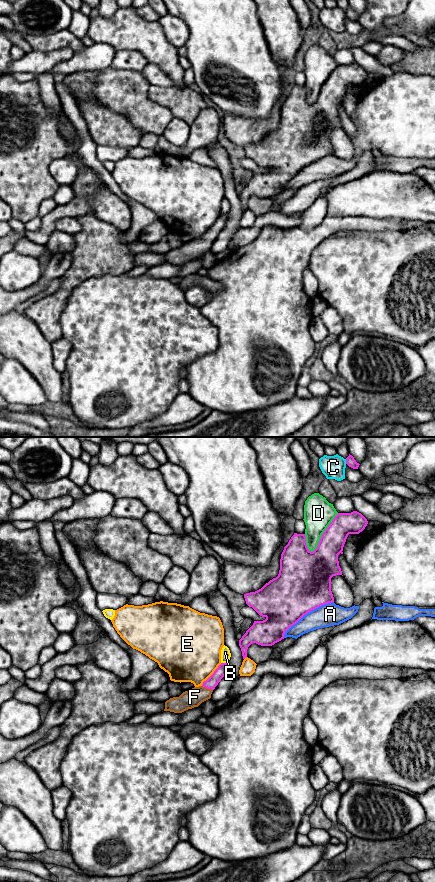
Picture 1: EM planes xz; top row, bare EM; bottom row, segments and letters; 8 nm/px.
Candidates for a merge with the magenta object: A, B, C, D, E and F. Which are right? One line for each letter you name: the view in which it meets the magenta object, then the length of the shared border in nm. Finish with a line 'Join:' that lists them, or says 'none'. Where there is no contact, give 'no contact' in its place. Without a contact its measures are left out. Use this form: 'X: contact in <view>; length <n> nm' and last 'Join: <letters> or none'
F: contact in xz; length 100 nm
Join: F

